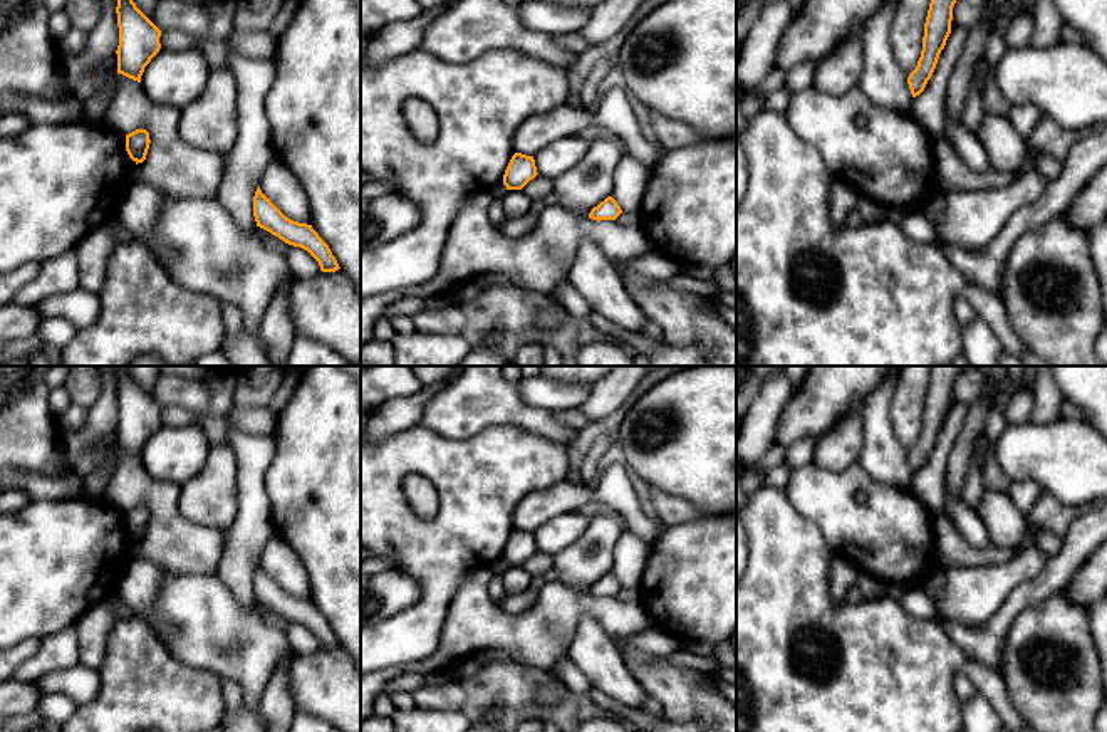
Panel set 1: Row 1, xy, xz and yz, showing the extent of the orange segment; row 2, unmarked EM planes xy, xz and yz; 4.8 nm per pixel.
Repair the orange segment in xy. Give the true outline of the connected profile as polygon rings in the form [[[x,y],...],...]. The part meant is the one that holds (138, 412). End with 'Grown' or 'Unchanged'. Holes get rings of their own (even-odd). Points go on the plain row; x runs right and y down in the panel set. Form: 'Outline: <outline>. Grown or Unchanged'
Outline: [[[127,366],[117,371],[117,450],[141,458],[144,443],[159,428],[161,406],[136,383]]]. Unchanged

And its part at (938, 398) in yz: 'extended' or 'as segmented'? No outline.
as segmented

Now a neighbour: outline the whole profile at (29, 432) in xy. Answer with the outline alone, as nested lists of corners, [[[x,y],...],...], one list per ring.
[[[0,366],[0,472],[18,468],[60,478],[59,420],[49,405],[45,373],[54,366]]]

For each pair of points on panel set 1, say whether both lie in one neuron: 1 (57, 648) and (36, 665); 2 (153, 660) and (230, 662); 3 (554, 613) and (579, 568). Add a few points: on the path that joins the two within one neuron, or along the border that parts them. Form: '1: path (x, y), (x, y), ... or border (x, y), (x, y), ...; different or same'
1: path (52, 653), (41, 664); same
2: border (158, 638), (173, 657), (217, 675); different
3: border (559, 581), (577, 593), (587, 593); different

